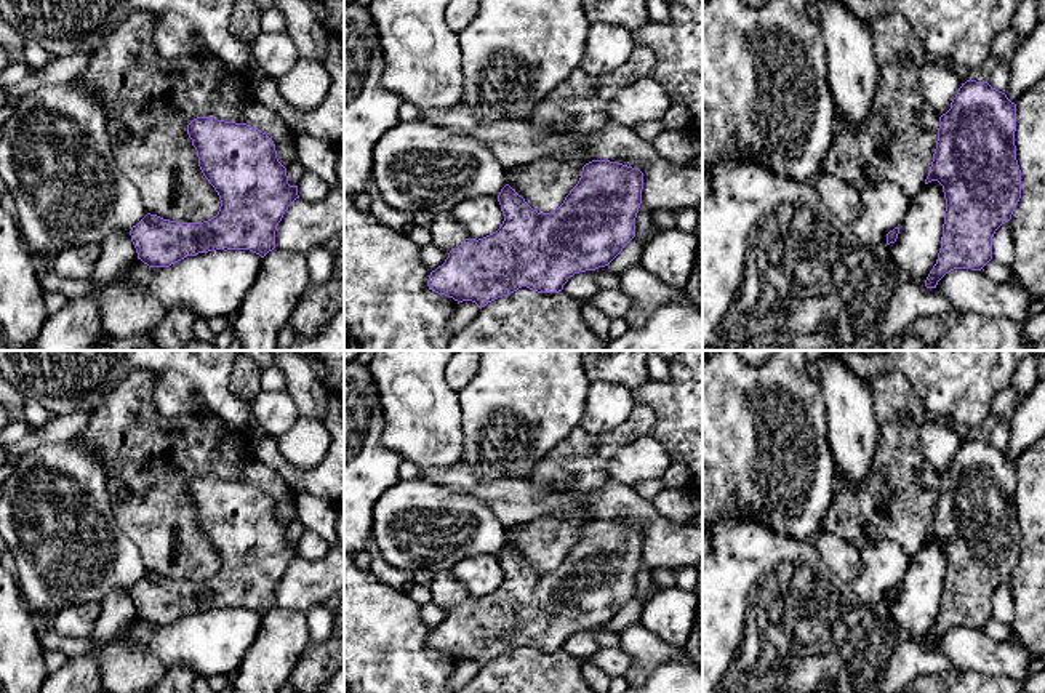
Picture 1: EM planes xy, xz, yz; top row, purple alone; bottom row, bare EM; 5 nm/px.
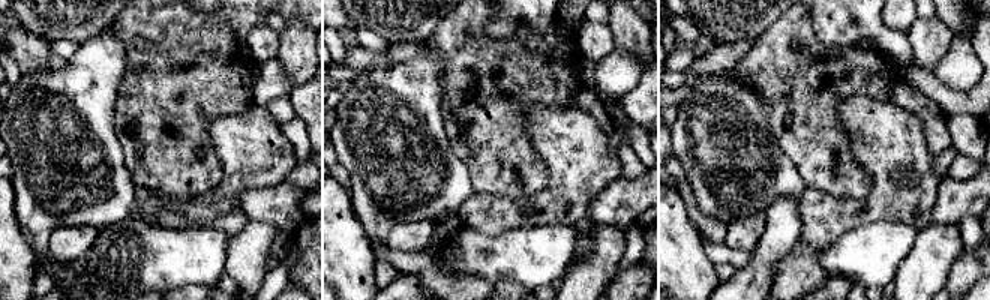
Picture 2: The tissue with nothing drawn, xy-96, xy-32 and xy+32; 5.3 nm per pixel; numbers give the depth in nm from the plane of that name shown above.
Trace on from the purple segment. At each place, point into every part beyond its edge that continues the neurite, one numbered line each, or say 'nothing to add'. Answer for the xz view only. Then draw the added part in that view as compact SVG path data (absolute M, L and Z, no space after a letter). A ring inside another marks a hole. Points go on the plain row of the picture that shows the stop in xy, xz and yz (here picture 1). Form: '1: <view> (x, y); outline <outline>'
nothing to add

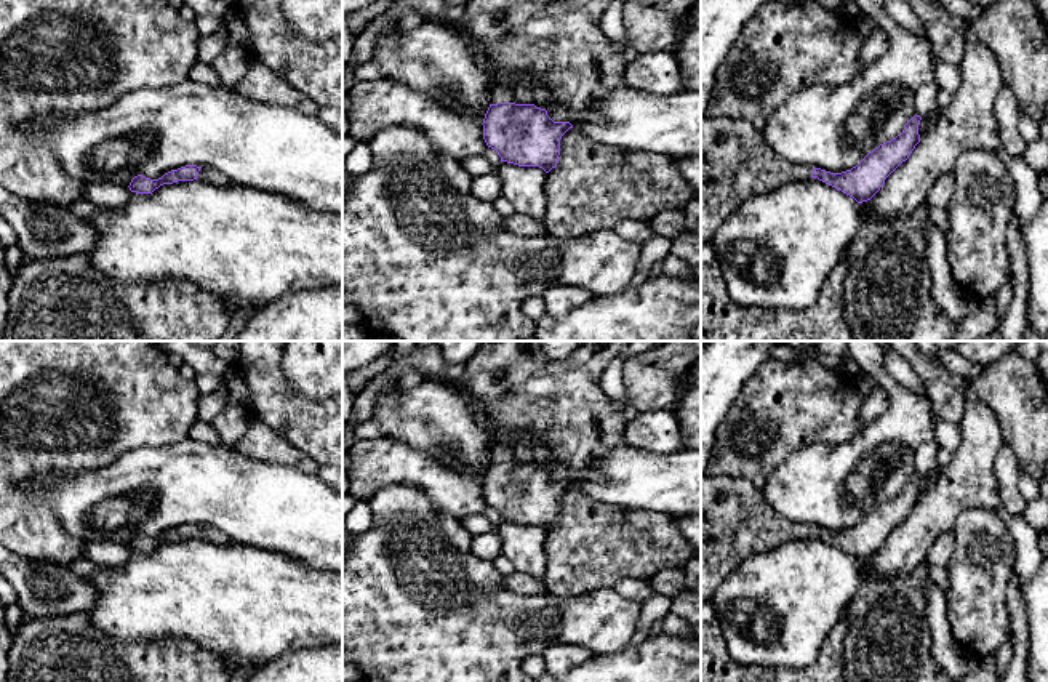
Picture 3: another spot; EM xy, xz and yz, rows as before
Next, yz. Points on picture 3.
1: yz (736, 521); outline M742 477L701 479L701 604L746 559L811 536L811 525L782 519Z

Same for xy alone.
1: xy (207, 533); outline M203 525L200 527L197 538L206 540L206 541L211 541L211 543L227 543L229 541L229 538L226 538L218 530L210 528L210 527L203 527Z

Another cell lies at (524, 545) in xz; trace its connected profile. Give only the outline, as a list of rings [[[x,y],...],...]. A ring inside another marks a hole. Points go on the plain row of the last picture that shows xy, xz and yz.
[[[501,520],[496,528],[502,540],[502,556],[514,564],[515,570],[542,581],[547,532],[539,525],[518,525],[507,520]]]

